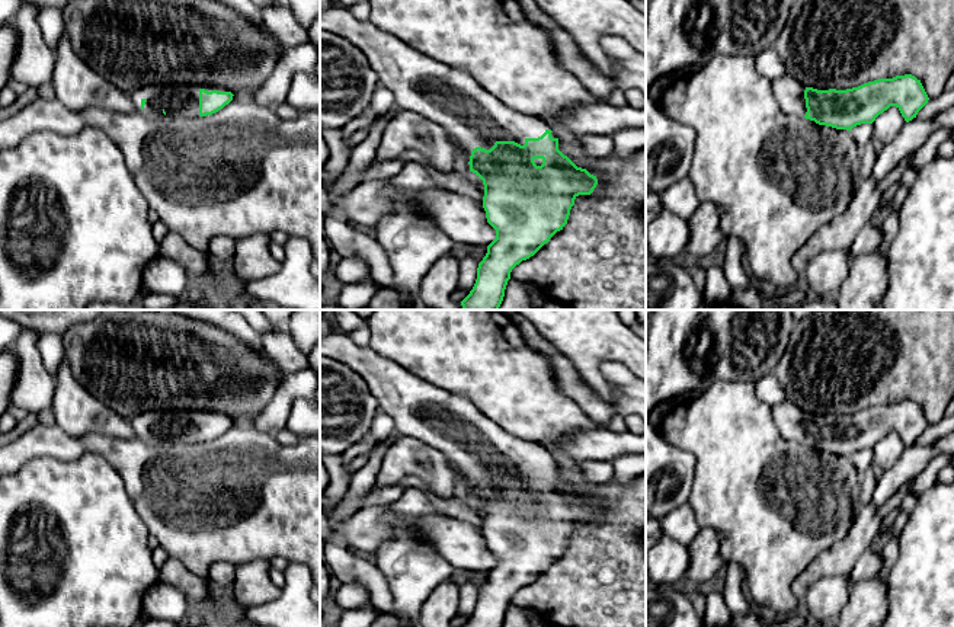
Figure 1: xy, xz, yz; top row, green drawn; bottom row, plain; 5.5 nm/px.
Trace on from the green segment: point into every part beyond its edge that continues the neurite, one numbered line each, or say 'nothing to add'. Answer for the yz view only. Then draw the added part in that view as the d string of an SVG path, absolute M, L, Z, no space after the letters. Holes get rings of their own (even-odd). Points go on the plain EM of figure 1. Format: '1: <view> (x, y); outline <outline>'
1: yz (790, 421); outline M784 400L771 407L772 419L781 436L788 442L804 442L807 438L804 416L794 403Z

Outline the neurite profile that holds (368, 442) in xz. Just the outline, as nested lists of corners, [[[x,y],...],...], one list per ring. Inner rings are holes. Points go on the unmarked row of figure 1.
[[[369,434],[366,435],[362,441],[356,442],[355,445],[352,445],[350,448],[348,448],[345,452],[343,452],[343,463],[342,463],[342,467],[343,467],[343,471],[346,476],[352,476],[350,471],[349,471],[349,466],[350,463],[358,457],[358,455],[362,455],[362,454],[366,454],[369,450],[372,450],[374,447],[377,445],[377,441],[375,438]]]

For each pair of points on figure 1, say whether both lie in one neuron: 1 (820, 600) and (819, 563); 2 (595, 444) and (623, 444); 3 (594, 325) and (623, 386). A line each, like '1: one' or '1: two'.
1: two
2: one
3: two

